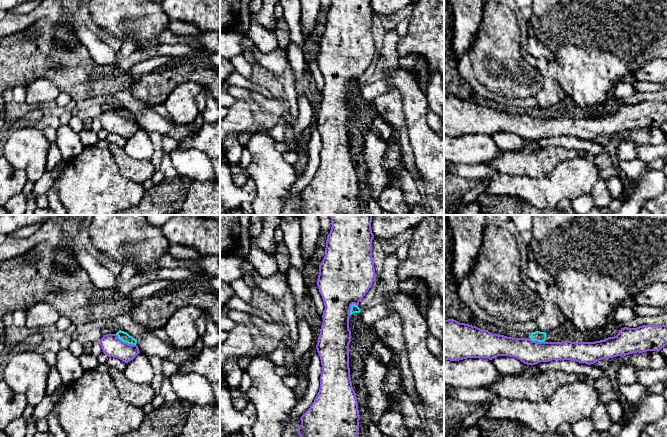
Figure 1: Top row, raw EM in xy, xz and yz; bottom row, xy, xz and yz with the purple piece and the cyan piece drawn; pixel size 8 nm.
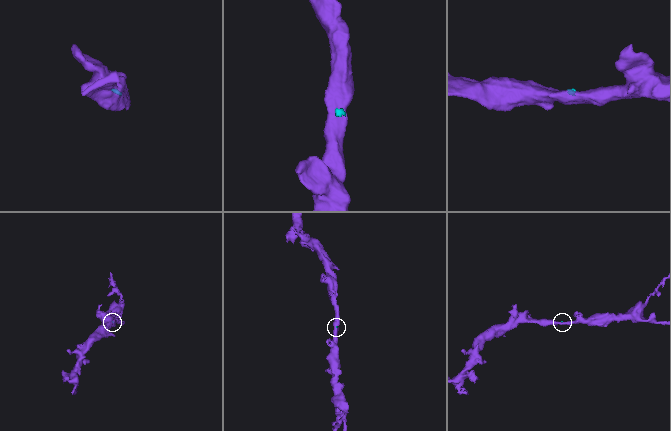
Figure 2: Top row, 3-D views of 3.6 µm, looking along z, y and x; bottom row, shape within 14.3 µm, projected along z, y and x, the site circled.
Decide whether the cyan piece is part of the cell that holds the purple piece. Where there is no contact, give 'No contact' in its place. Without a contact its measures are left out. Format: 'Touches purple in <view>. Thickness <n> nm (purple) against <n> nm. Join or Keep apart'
Touches purple in xy. Thickness 170 nm (purple) against 80 nm. Keep apart

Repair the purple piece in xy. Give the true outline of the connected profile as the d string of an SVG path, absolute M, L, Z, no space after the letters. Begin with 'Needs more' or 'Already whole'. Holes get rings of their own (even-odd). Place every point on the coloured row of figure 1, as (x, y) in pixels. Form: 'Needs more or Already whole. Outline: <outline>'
Already whole. Outline: M116 334L103 335L100 344L105 355L118 358L126 364L140 353L137 345L121 341Z

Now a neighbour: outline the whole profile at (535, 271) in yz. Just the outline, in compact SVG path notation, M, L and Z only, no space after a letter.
M530 255L528 259L527 276L536 283L540 281L545 281L549 283L551 280L549 273L545 269L543 269L536 261L533 261L531 257L532 256Z

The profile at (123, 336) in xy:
M119 330L116 333L116 335L123 342L126 342L126 343L132 344L132 345L136 345L137 344L137 340L135 338L133 338L132 336L130 336L127 332Z

